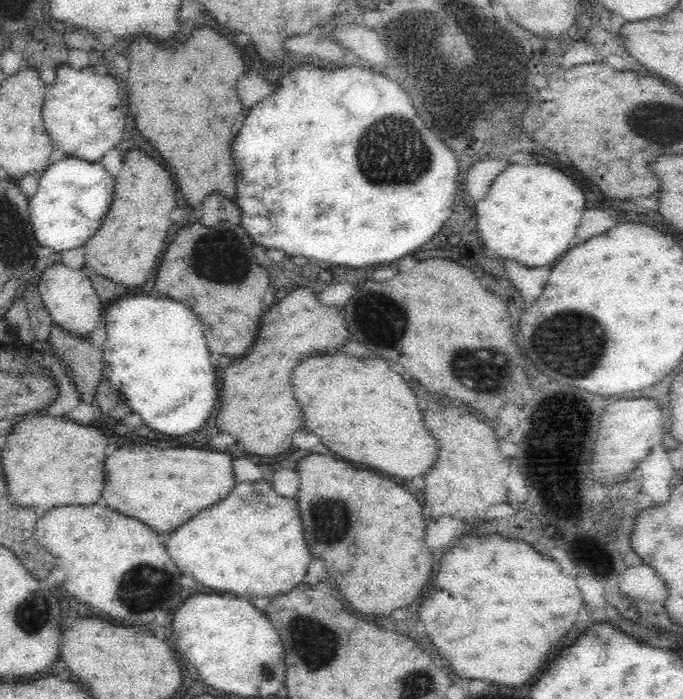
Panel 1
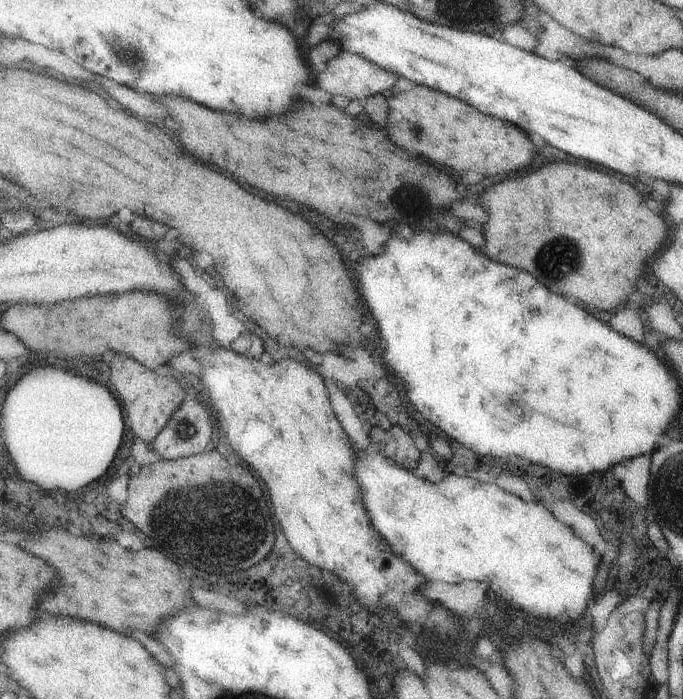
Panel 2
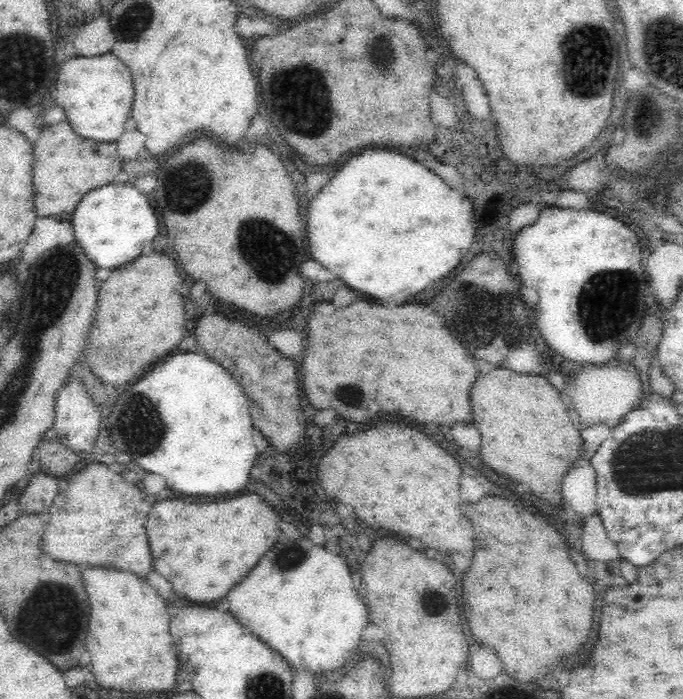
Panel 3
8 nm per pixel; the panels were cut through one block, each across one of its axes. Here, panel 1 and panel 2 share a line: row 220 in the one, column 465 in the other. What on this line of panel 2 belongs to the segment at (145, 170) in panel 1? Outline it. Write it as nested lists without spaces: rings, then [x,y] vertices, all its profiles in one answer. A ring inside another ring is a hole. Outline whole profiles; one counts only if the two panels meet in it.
[[[417,85],[391,100],[391,132],[393,140],[407,148],[413,156],[431,158],[435,164],[455,170],[475,170],[483,176],[521,172],[535,158],[535,146],[527,134],[499,118],[477,112],[467,102],[440,90]]]

